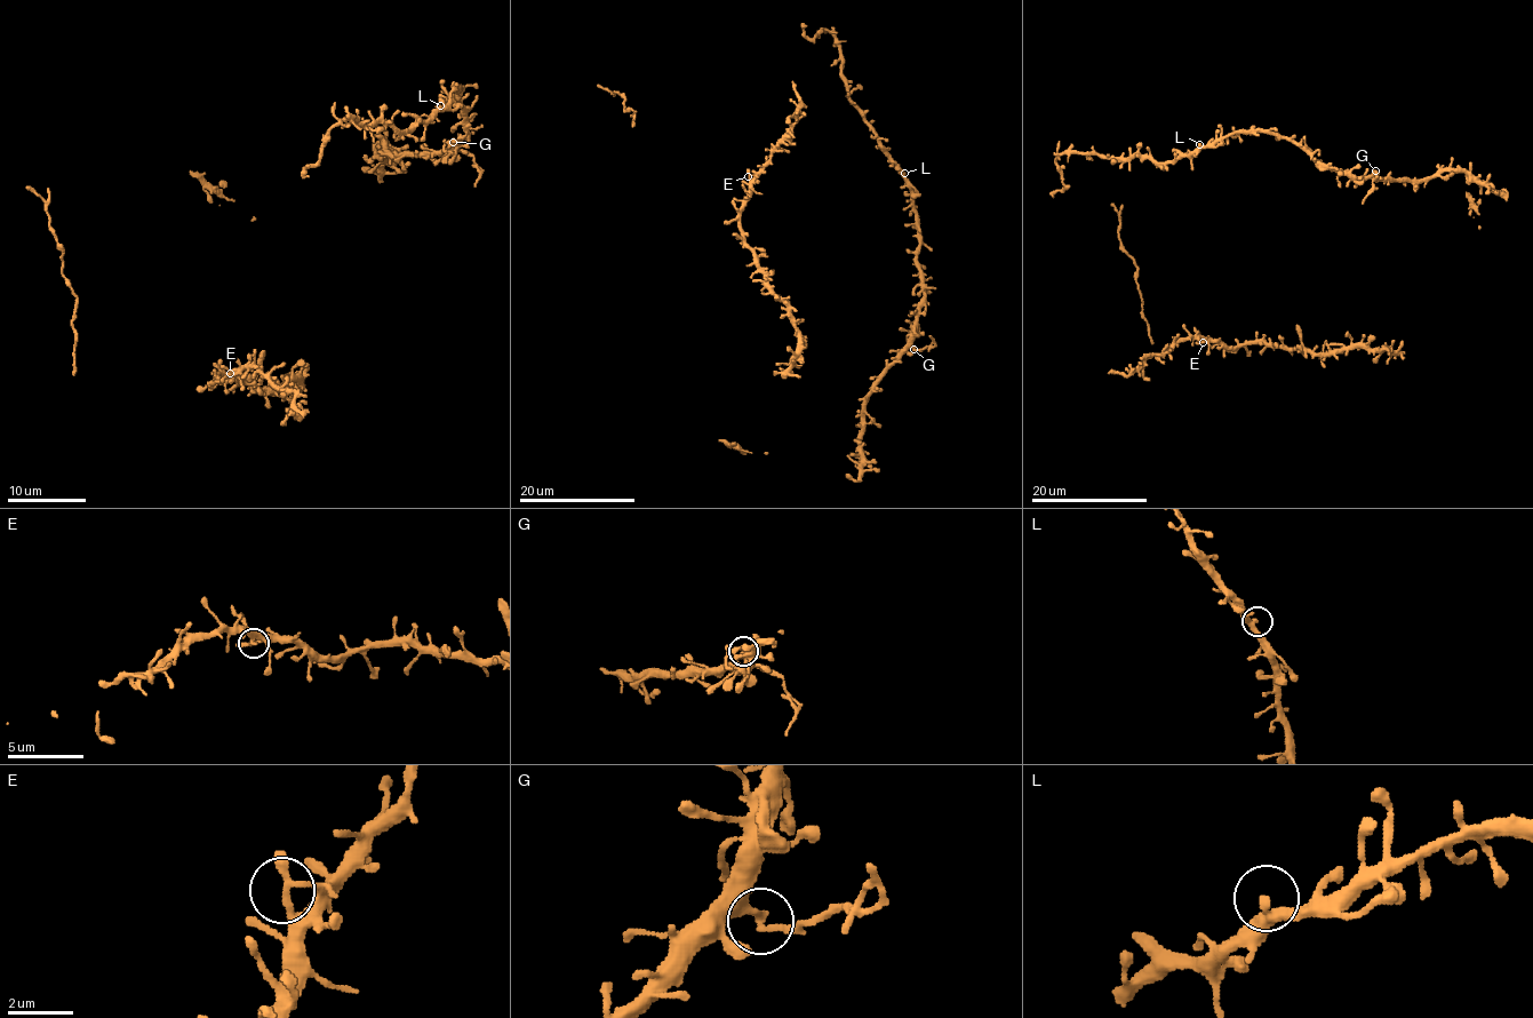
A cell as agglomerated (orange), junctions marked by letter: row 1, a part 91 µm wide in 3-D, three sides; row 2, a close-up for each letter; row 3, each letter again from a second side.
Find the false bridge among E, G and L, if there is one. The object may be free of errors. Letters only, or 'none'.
G

